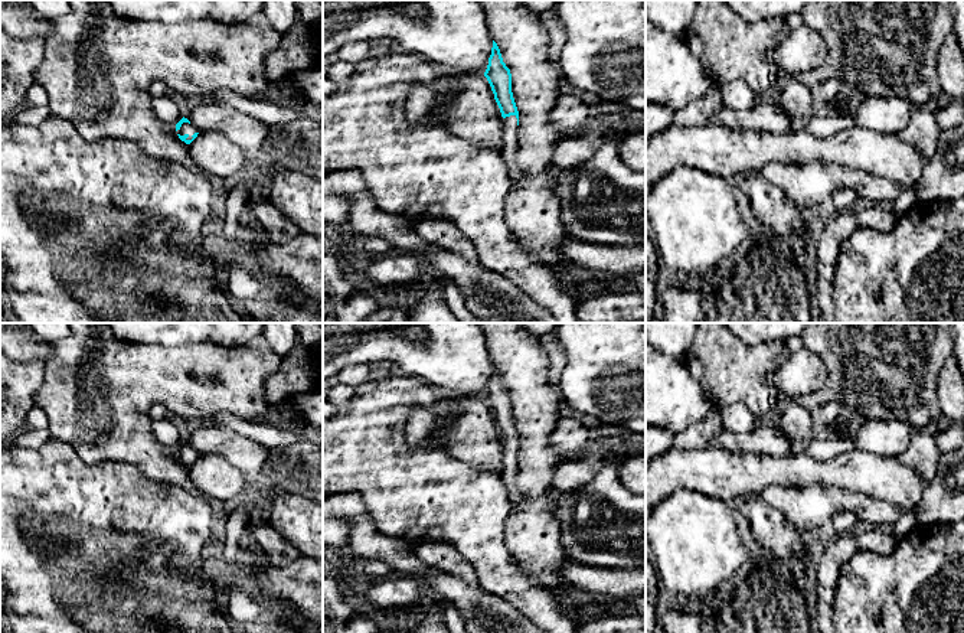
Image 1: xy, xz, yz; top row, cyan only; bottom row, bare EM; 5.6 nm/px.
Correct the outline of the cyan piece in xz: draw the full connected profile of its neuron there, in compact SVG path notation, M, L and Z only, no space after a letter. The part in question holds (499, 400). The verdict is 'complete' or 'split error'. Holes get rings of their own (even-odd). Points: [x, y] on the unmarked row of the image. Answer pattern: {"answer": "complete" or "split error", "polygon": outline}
{"answer": "split error", "polygon": "M494 363L484 399L491 410L494 422L504 443L504 461L500 477L507 489L512 506L523 506L526 499L519 492L516 482L519 434L512 415L512 397L503 385L500 372Z"}

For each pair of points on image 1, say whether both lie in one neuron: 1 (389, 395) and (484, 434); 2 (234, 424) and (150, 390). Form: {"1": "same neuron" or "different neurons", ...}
{"1": "different neurons", "2": "different neurons"}

